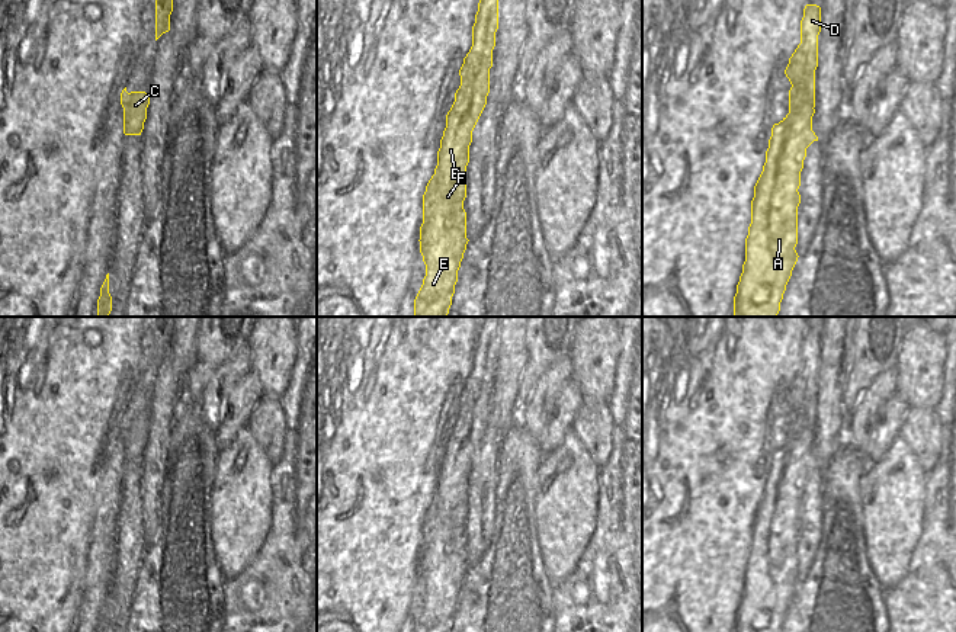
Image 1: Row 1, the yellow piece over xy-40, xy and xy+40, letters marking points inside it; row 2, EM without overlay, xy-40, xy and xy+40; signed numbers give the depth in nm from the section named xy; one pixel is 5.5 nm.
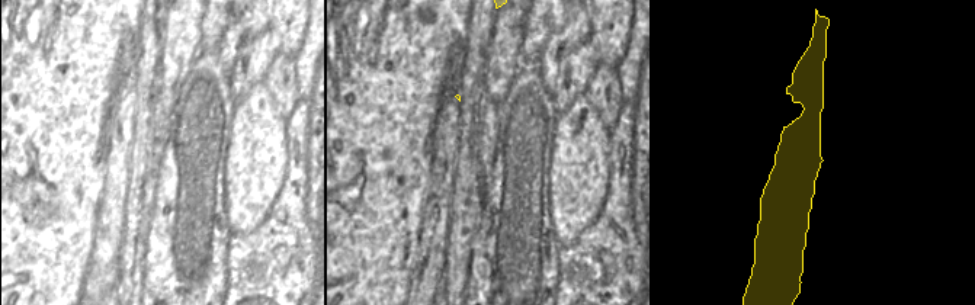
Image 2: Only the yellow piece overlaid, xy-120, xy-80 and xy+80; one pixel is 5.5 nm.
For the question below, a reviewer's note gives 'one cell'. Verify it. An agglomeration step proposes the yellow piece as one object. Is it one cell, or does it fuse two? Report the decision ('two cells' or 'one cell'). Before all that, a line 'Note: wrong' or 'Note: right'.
Note: right
one cell

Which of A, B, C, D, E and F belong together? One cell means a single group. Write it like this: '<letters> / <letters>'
A B C D E F

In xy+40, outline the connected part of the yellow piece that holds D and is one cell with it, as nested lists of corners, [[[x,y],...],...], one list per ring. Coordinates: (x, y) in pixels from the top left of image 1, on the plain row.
[[[806,330],[801,346],[801,369],[785,395],[792,410],[789,439],[771,453],[766,488],[754,511],[745,587],[734,632],[780,632],[799,583],[795,575],[801,529],[798,514],[806,474],[818,466],[812,442],[819,357],[821,333]]]

